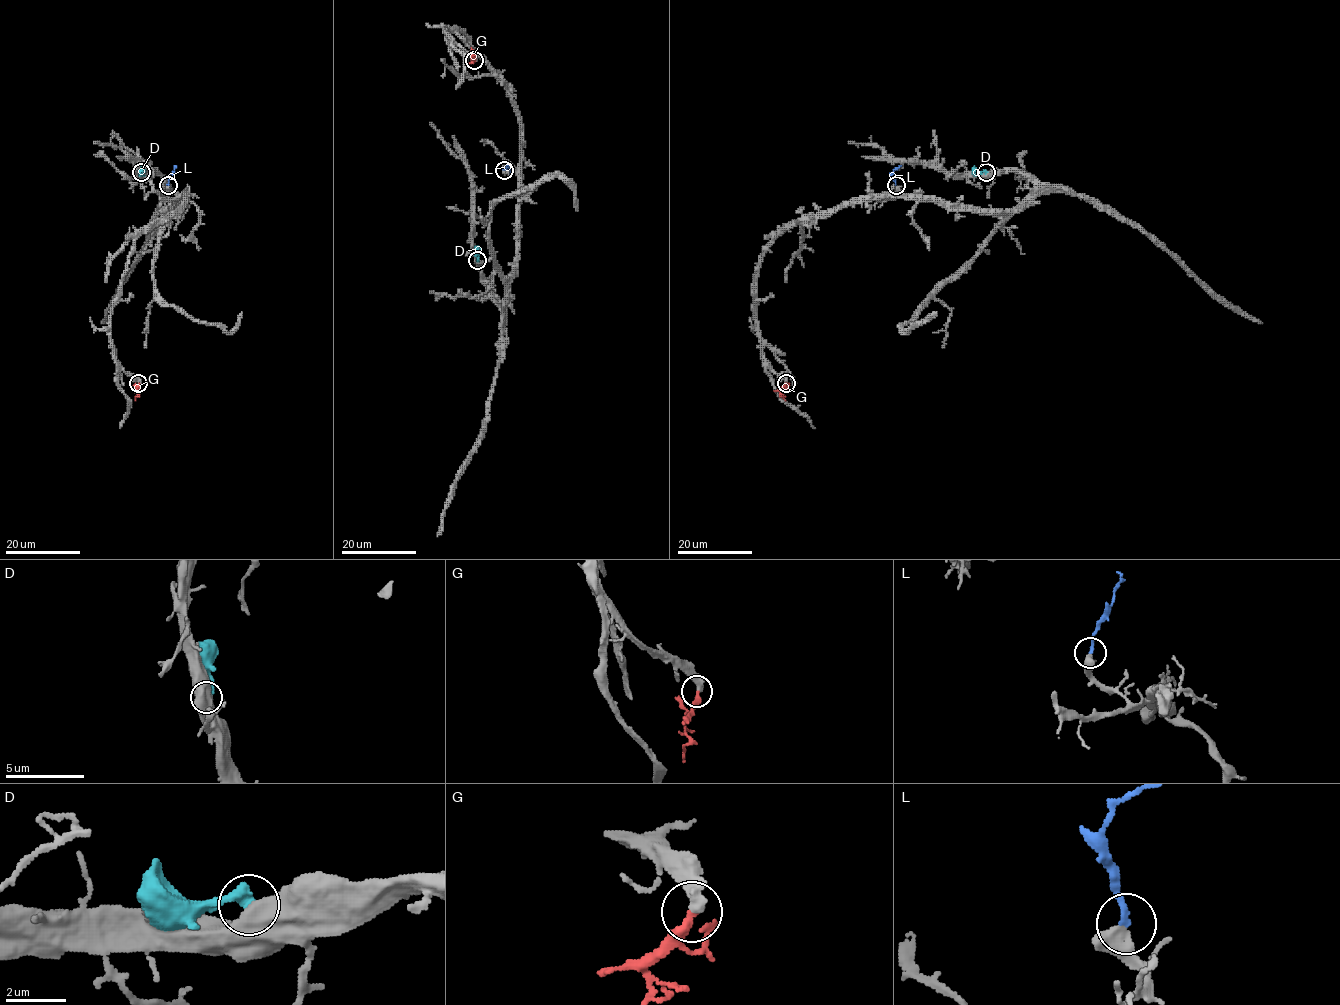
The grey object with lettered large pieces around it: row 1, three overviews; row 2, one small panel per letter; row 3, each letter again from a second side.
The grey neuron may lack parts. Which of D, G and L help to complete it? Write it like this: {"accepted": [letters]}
{"accepted": ["G", "L"]}

